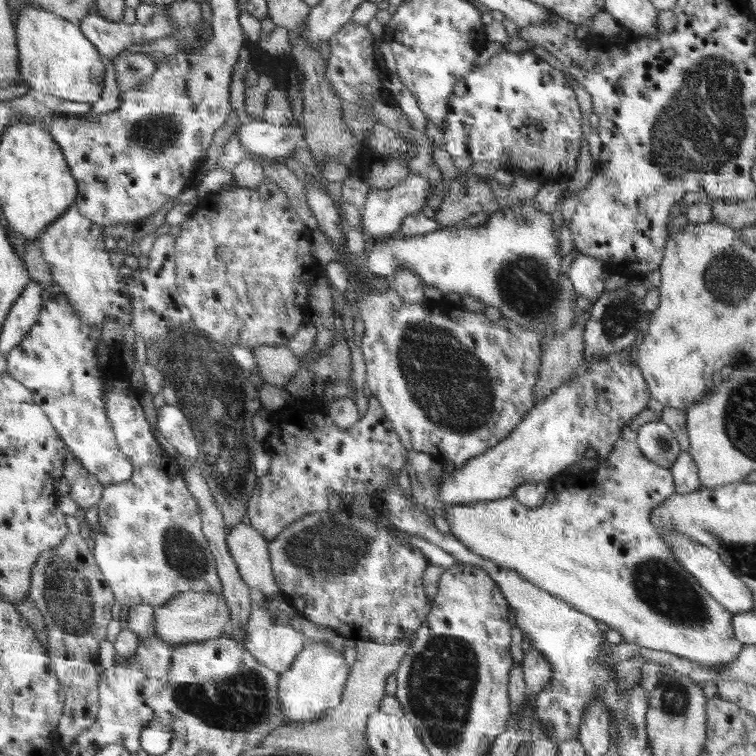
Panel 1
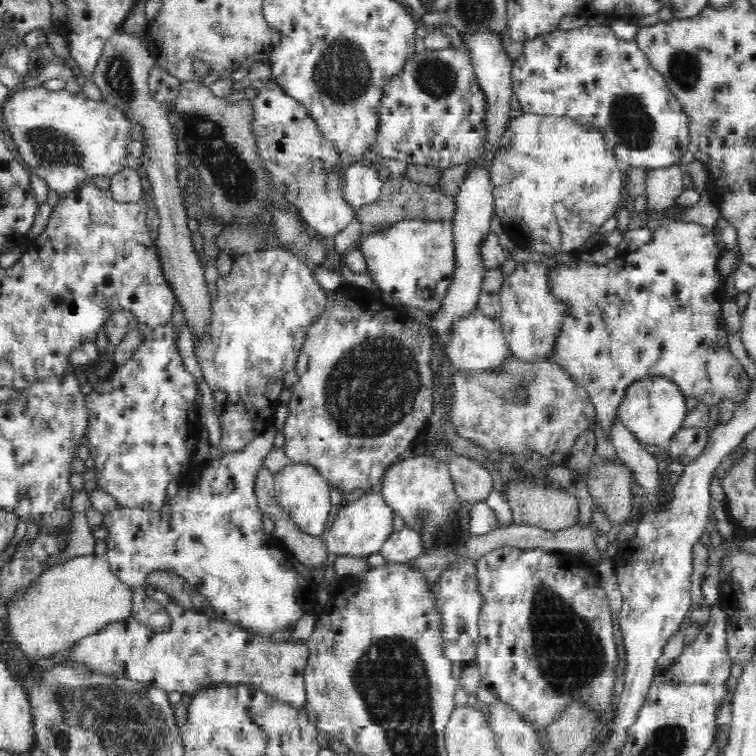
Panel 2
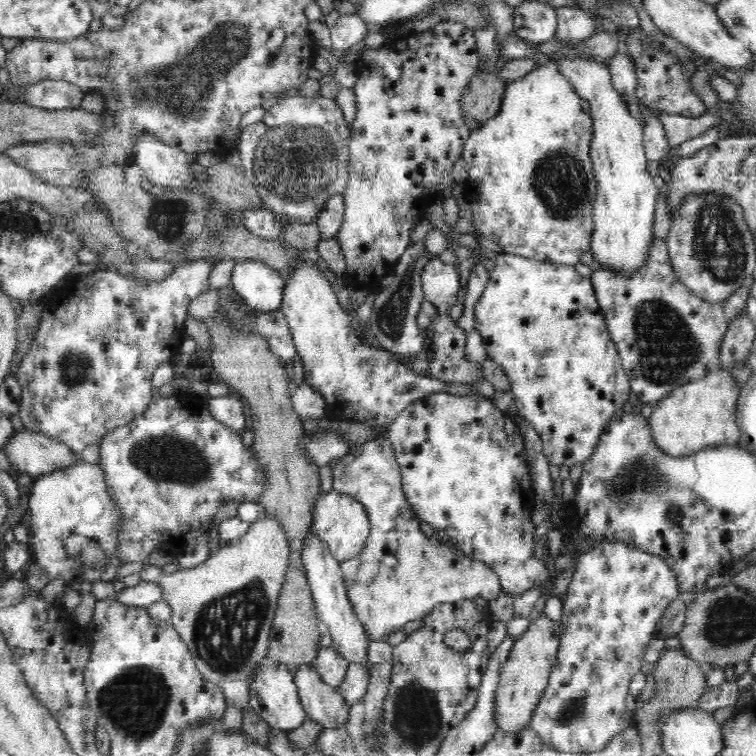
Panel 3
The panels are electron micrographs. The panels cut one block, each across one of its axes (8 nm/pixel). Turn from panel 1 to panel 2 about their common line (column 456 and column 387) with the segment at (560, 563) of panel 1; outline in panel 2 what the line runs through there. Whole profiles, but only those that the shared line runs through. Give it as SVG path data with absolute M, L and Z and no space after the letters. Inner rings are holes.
M366 493L360 500L347 504L344 510L340 510L334 526L330 532L322 534L320 537L325 541L327 551L330 556L346 555L354 557L369 557L372 554L380 553L383 544L394 532L394 511L384 500L382 493Z

